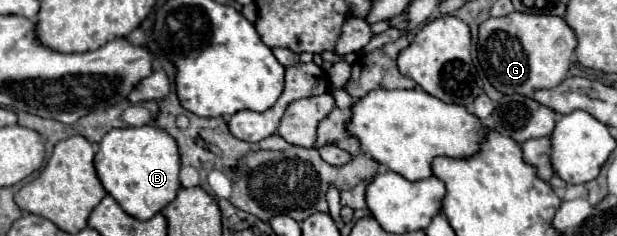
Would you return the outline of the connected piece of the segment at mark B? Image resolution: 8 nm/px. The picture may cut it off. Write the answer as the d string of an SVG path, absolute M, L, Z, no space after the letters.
M158 126L138 128L114 128L110 130L94 156L98 178L106 192L120 202L126 214L148 220L158 214L168 202L176 198L180 190L180 150L178 142Z

